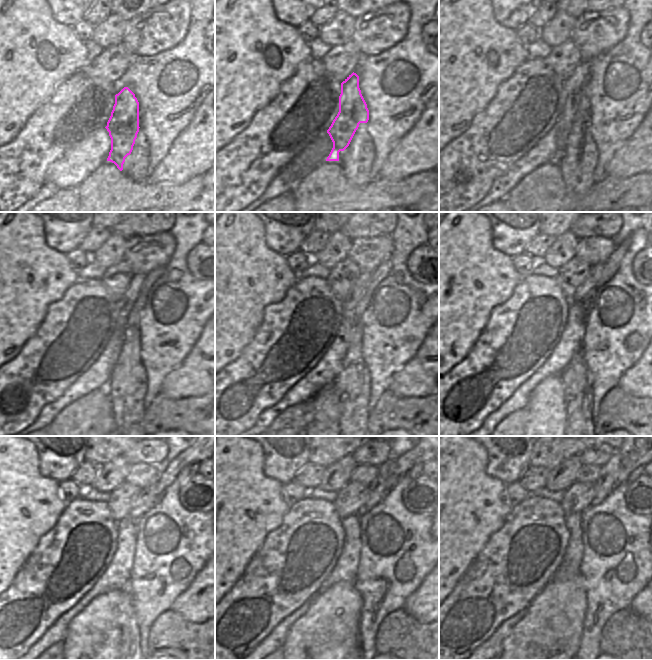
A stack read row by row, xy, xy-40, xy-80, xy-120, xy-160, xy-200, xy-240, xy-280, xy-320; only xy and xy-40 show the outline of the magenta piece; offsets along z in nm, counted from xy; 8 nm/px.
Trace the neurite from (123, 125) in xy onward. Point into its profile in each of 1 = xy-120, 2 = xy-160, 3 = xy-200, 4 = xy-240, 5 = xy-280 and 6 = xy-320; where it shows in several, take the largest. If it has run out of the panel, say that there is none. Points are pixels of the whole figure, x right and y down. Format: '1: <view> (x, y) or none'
1: xy-120 (127, 316)
2: xy-160 (350, 303)
3: xy-200 (594, 274)
4: xy-240 (148, 497)
5: xy-280 (378, 487)
6: xy-320 (608, 473)

